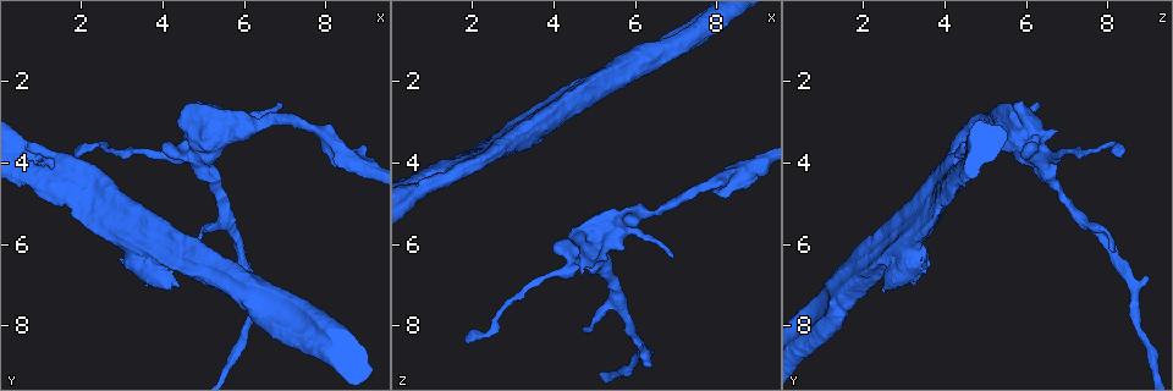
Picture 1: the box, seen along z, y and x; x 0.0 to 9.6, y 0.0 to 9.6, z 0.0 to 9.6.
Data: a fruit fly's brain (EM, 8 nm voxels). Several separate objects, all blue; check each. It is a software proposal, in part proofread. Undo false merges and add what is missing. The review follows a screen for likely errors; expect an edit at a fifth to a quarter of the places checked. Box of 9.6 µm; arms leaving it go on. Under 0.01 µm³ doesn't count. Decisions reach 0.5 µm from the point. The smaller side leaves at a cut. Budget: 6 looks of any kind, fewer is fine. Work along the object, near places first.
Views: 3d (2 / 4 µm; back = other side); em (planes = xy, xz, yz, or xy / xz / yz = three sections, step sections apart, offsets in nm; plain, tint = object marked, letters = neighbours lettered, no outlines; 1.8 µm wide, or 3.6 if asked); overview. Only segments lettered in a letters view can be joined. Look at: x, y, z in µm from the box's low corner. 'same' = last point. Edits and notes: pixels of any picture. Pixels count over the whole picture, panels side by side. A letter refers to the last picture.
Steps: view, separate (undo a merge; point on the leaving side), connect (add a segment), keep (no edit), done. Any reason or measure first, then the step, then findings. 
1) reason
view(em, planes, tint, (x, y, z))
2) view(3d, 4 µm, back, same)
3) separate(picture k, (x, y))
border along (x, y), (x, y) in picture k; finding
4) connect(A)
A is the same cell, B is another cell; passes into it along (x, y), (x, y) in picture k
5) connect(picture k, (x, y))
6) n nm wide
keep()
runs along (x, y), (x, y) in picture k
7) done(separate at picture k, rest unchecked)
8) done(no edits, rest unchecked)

stops while still wide
view(3d, 2 µm, (4.65, 3.20, 6.70))

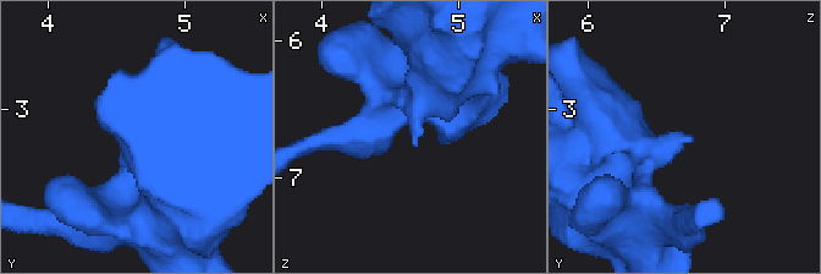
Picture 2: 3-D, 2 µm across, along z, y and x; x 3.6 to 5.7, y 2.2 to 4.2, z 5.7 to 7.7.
view(em, 3.6 µm, xz, step 4, letters, (4.66, 3.18, 6.72))

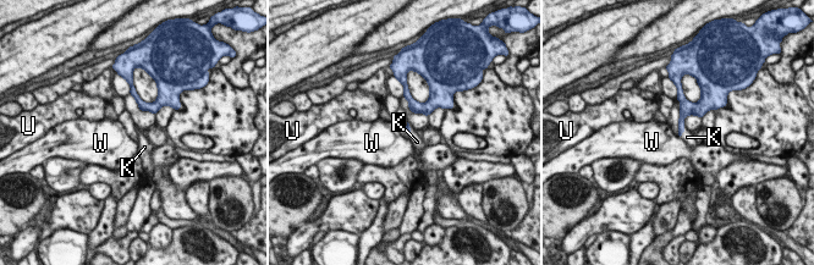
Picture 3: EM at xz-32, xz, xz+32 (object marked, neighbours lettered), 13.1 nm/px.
connect(K)
K is the same cell, U and W are other cells; passes into it along (683, 114), (682, 132), (687, 137) in picture 3; it goes on there

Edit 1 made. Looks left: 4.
thin neck
view(em, 3.6 µm, xy, step 16, tint, (6.05, 8.35, 8.90))

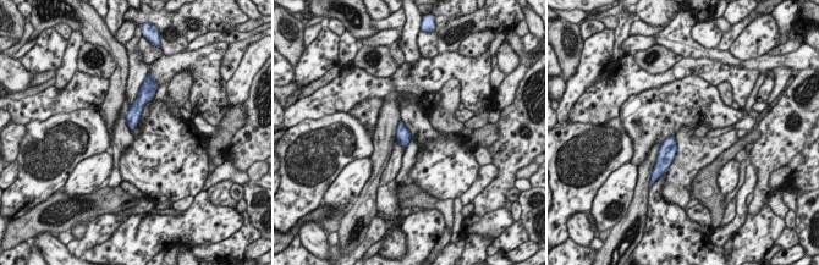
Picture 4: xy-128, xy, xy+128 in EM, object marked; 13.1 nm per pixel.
view(em, 3.6 µm, planes, tint, same)

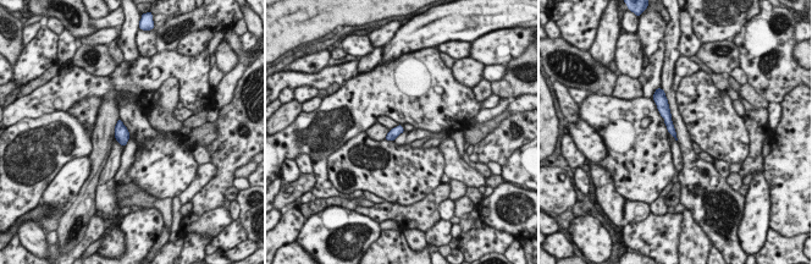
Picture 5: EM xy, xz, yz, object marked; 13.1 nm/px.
what lies round it
view(em, 3.6 µm, planes, letters, same)

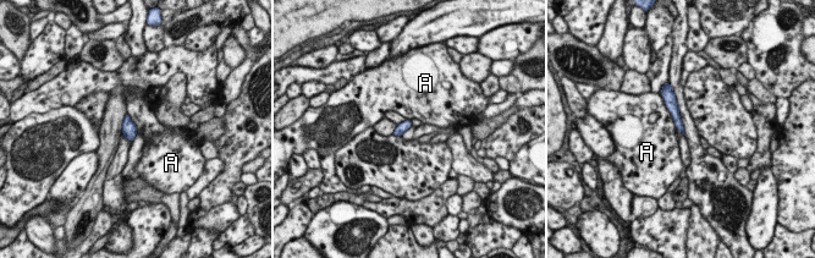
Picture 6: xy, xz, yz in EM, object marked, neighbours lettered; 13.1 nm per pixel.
A touches over 480 nm
keep()
A is another cell; border along (660, 94), (676, 126) in picture 6; all the same neuron

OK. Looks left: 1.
done(connect at picture 3, rest unchecked)

